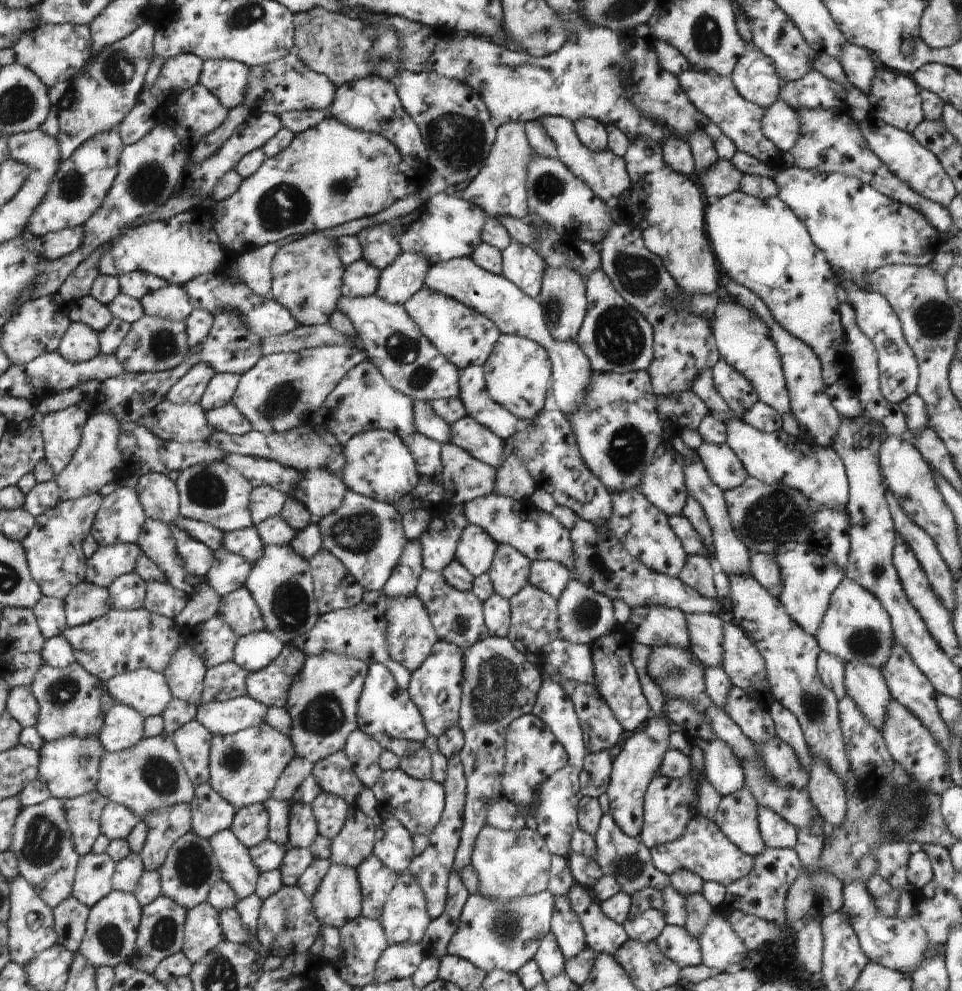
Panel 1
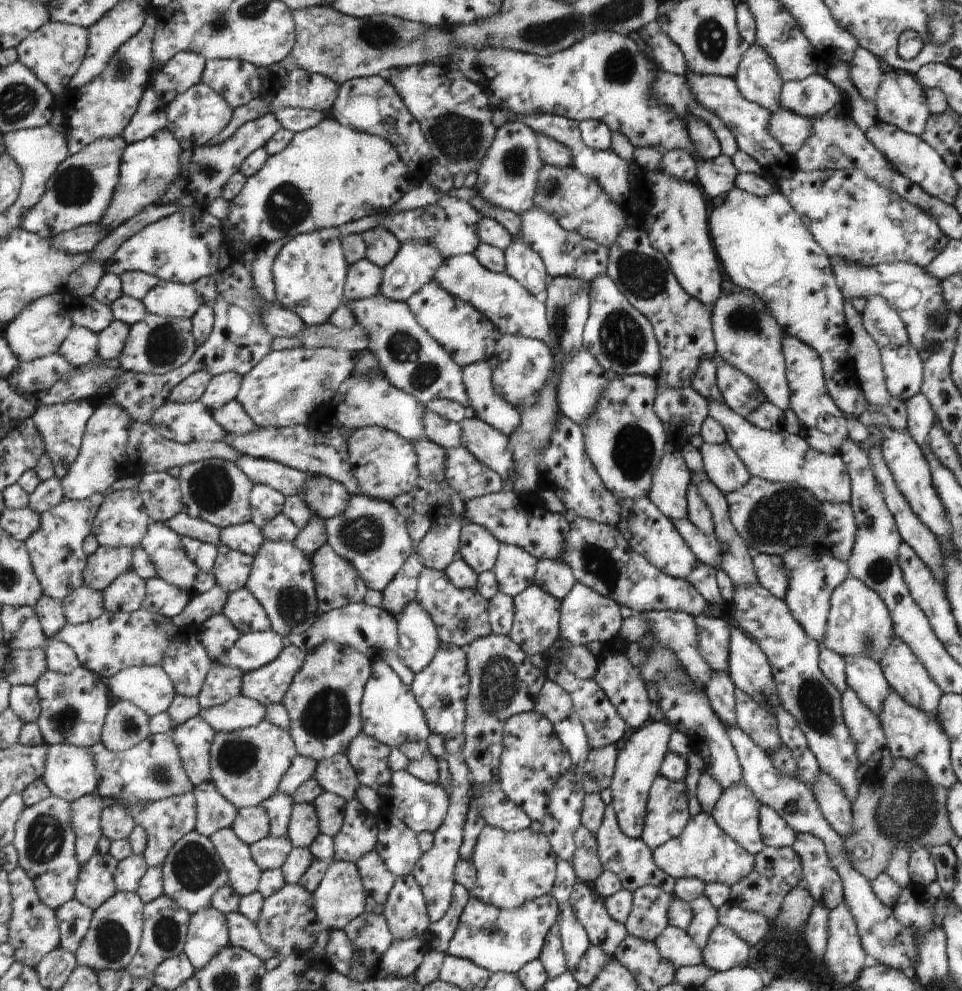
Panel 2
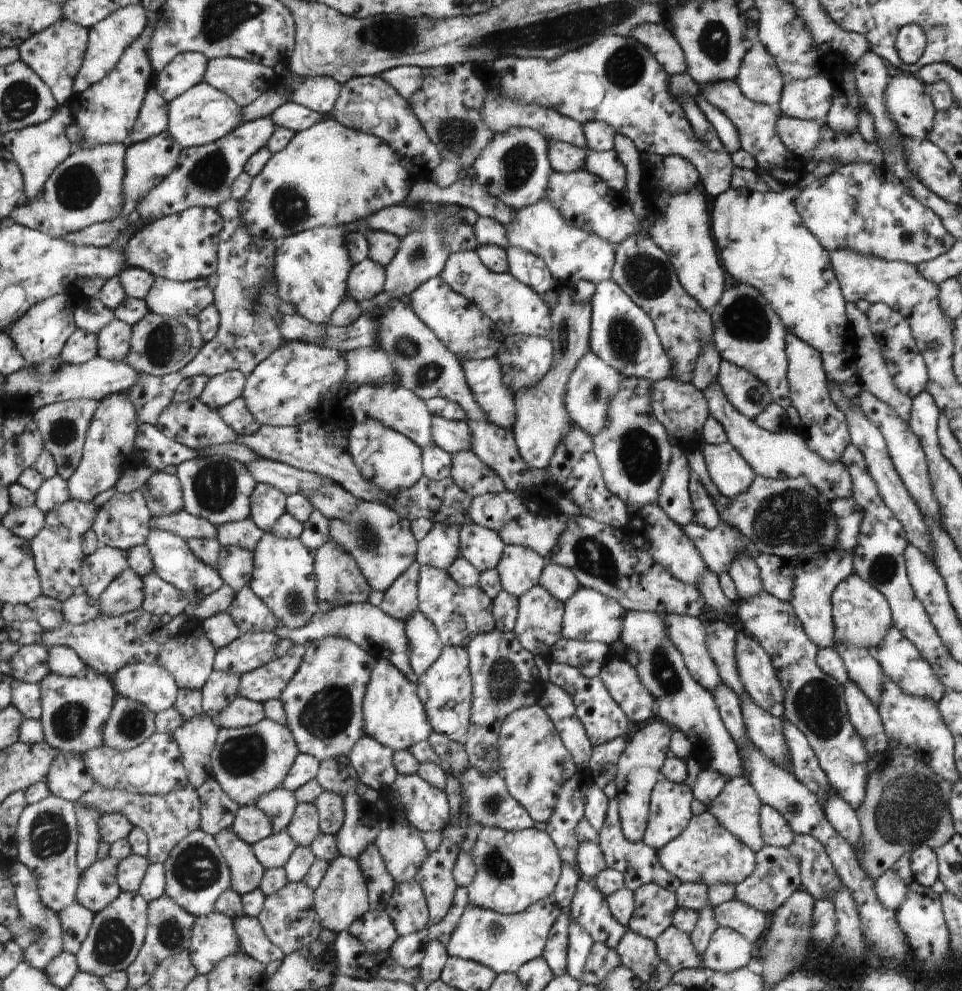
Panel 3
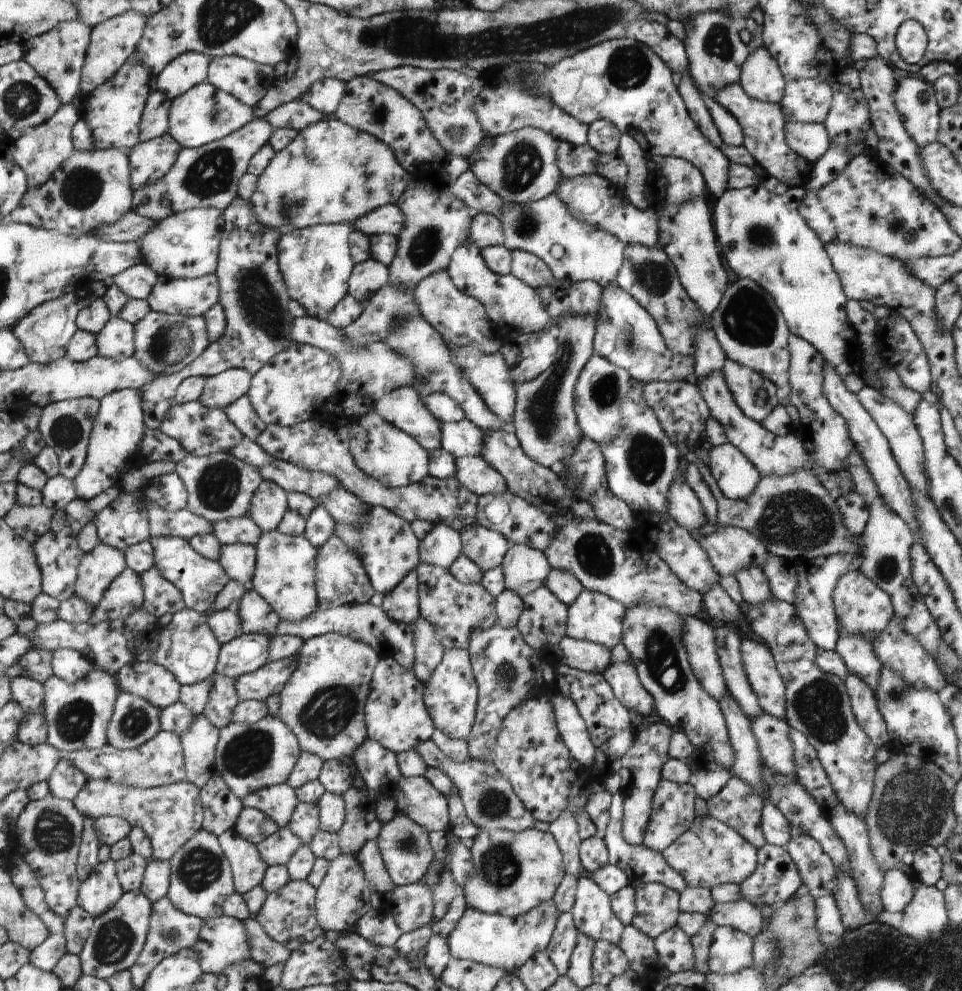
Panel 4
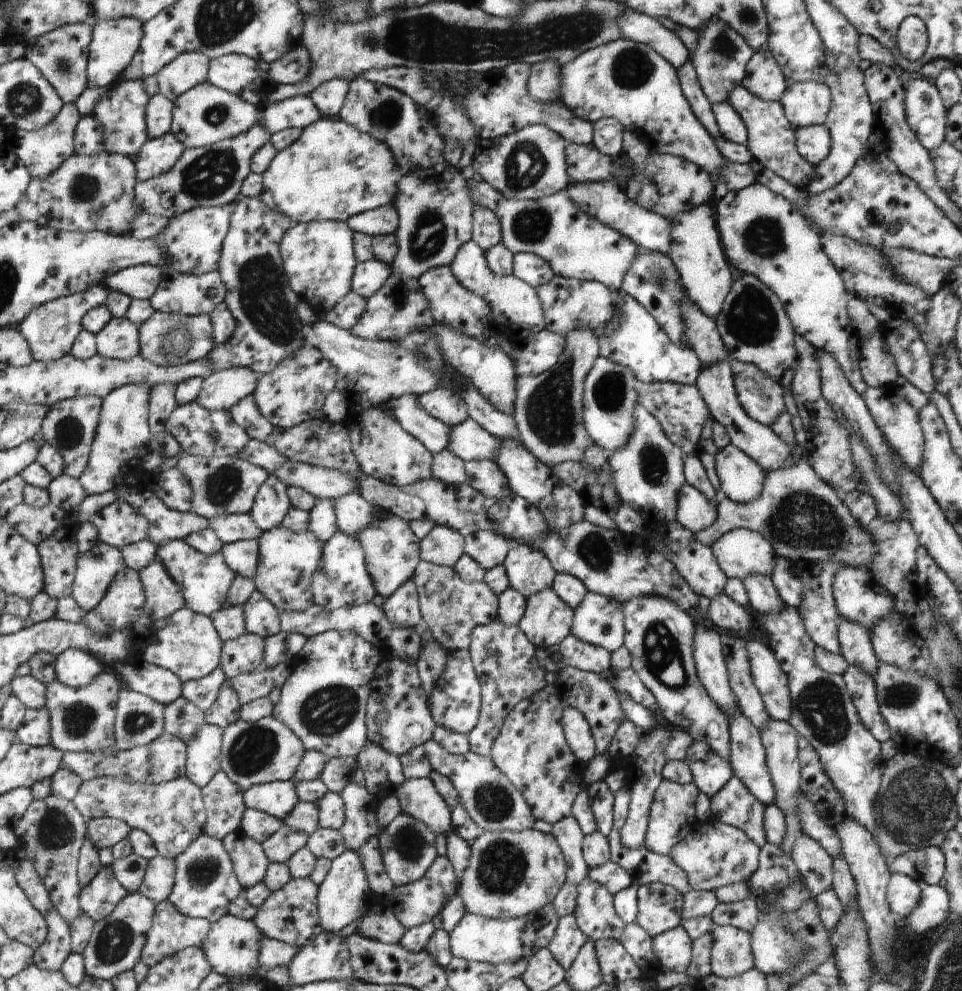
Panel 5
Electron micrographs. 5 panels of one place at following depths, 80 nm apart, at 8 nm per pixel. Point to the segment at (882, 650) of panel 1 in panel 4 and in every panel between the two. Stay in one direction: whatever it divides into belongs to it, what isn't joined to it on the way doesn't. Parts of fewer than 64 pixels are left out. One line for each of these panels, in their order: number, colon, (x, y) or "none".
2: (859, 625)
3: (862, 616)
4: (863, 609)

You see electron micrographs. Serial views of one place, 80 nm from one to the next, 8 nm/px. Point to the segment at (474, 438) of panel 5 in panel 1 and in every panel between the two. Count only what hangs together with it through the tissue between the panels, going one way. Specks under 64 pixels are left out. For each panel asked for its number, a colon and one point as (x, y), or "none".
1: (428, 422)
2: (444, 432)
3: (452, 436)
4: (463, 438)

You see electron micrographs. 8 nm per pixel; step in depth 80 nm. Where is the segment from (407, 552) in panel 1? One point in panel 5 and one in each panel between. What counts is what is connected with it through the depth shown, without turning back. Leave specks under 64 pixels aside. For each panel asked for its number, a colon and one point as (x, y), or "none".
2: (402, 589)
3: (400, 600)
4: (402, 604)
5: (402, 607)

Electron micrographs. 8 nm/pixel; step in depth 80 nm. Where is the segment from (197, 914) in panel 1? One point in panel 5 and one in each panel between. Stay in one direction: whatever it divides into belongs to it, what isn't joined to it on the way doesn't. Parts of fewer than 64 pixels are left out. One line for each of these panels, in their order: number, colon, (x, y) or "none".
2: (208, 933)
3: (214, 937)
4: (222, 941)
5: (232, 946)

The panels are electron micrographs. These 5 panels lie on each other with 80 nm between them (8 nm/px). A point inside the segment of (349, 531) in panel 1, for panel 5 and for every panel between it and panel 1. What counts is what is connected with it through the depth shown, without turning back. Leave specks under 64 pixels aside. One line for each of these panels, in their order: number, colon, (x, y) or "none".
2: (372, 535)
3: (382, 542)
4: (387, 545)
5: (392, 551)

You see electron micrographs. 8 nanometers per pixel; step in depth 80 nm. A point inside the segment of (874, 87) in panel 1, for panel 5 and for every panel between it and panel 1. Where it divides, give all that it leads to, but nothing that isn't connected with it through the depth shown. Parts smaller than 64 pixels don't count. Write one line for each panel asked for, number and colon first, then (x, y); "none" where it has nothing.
2: (900, 99)
3: (907, 99)
4: (915, 100)
5: (925, 112)

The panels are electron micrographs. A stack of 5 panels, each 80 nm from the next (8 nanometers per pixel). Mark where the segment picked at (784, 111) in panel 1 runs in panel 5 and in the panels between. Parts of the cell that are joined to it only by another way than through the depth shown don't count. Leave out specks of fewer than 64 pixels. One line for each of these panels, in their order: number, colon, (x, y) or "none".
2: (792, 130)
3: (800, 136)
4: (810, 140)
5: (813, 142)

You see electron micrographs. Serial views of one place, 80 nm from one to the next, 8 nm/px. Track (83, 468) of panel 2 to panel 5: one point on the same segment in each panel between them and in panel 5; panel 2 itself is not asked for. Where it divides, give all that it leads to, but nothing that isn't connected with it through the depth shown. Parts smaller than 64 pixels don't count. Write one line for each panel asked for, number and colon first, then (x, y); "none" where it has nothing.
3: (109, 441)
4: (118, 428)
5: (120, 443)

